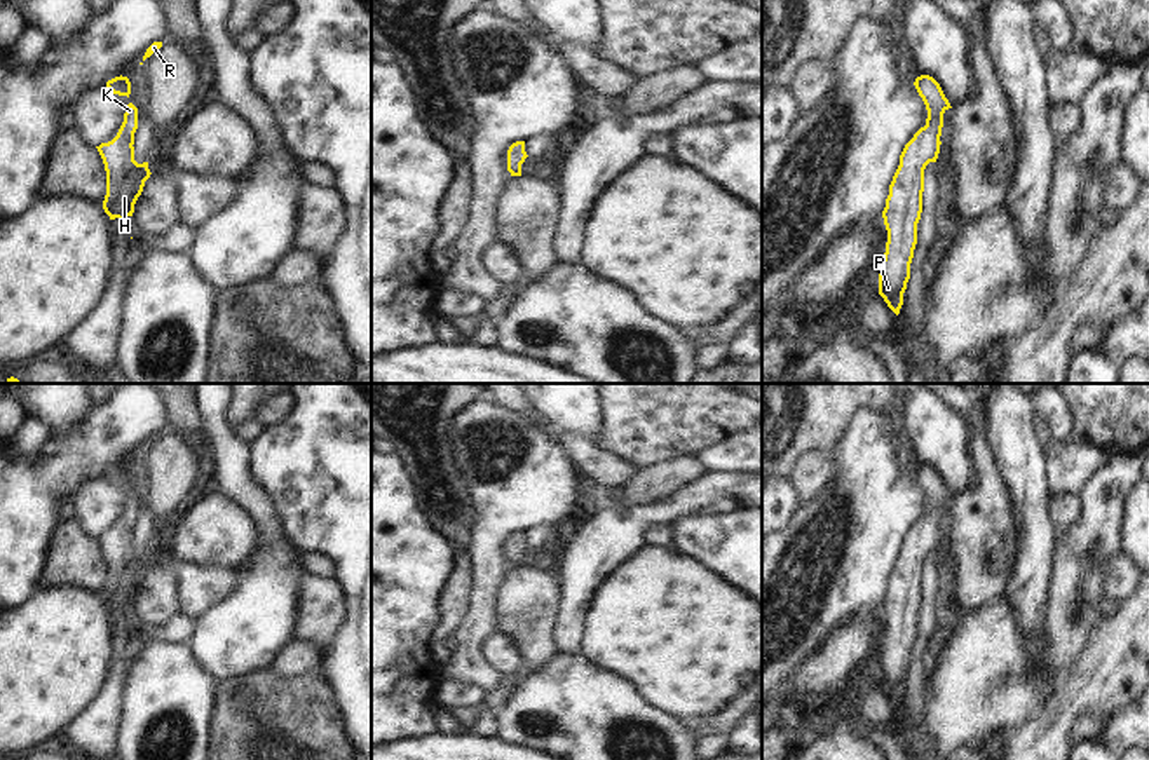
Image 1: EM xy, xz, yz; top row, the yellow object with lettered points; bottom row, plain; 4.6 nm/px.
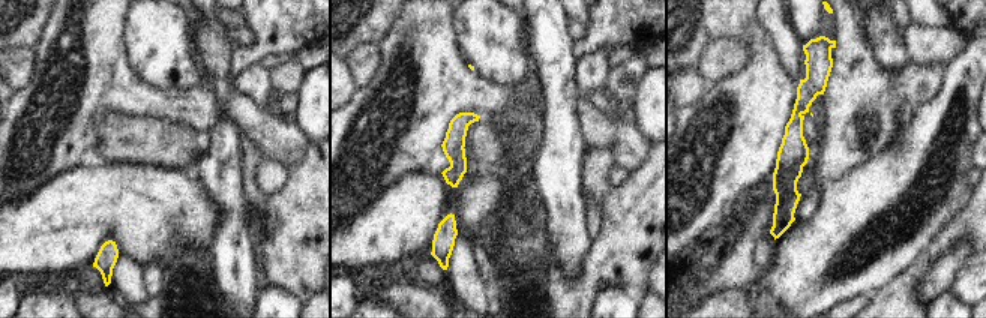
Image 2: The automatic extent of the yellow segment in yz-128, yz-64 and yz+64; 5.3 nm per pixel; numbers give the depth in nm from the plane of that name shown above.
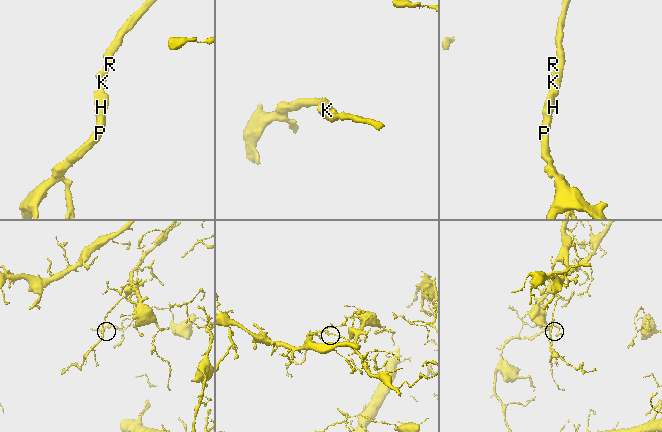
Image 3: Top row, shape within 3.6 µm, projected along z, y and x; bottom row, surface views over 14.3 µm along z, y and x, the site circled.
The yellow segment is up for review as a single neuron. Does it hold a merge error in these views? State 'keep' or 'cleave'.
keep

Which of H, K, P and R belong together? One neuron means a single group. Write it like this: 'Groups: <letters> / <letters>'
Groups: H K P R.

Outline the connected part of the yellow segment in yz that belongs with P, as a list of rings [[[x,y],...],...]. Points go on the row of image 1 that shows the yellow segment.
[[[921,75],[914,85],[926,105],[928,119],[926,126],[914,134],[900,155],[900,166],[889,185],[889,195],[882,211],[887,242],[879,274],[879,295],[896,316],[903,305],[903,293],[910,279],[910,263],[917,244],[924,169],[938,159],[943,113],[952,108],[933,77]]]

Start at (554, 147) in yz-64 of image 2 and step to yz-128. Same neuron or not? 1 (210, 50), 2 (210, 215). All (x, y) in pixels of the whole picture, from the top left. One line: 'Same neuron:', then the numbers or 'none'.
Same neuron: 1

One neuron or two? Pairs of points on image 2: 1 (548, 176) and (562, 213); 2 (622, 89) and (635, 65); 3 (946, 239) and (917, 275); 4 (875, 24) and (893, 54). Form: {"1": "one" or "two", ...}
{"1": "one", "2": "one", "3": "one", "4": "one"}

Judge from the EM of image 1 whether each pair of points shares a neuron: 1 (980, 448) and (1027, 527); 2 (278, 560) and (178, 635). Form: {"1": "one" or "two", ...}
{"1": "two", "2": "two"}

